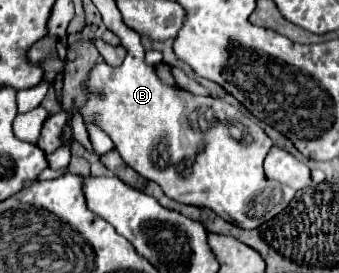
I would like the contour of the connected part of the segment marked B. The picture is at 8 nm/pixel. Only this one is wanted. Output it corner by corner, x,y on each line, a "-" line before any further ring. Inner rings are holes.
126,24
122,30
120,38
128,54
118,68
110,68
102,60
94,64
90,80
86,84
88,102
80,108
84,120
96,122
100,128
104,128
122,160
146,180
156,182
162,192
176,202
210,208
220,218
240,228
258,228
282,212
294,198
294,190
280,182
268,180
262,170
262,162
272,148
272,140
266,136
266,132
252,118
244,116
240,110
218,98
196,96
182,88
172,88
160,82
154,68
144,64
144,48
140,44
140,36

